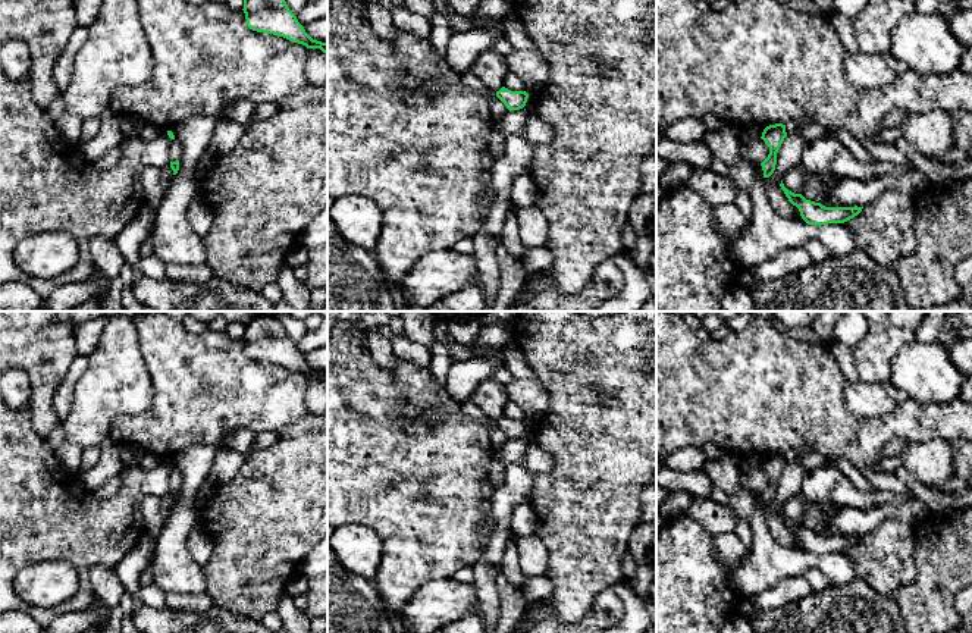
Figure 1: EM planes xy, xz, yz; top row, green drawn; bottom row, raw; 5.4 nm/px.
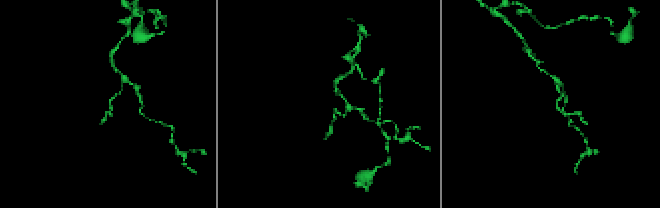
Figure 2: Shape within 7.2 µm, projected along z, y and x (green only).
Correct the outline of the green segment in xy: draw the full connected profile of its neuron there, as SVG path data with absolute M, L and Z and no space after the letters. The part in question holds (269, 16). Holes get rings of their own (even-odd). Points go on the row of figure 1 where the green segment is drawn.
M244 0L242 10L250 29L283 37L307 48L320 48L327 54L327 43L313 40L285 0Z

